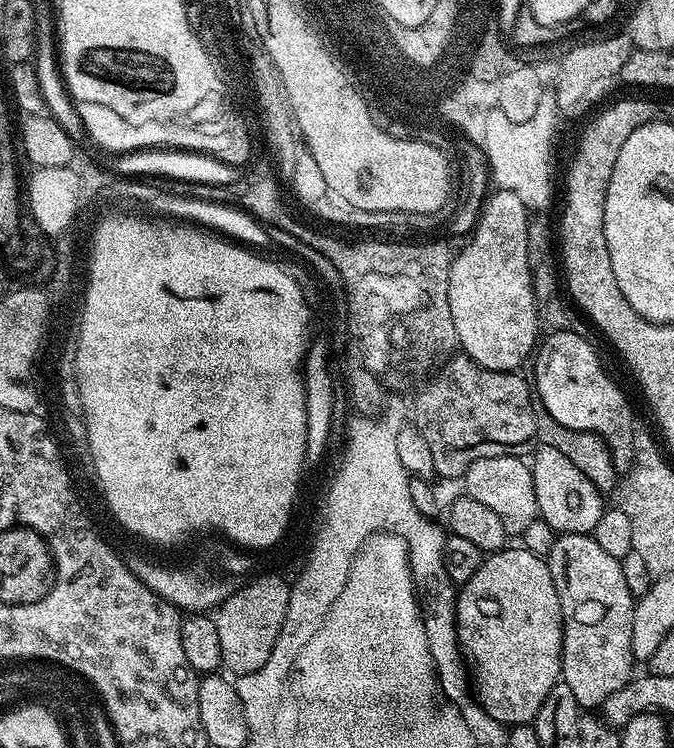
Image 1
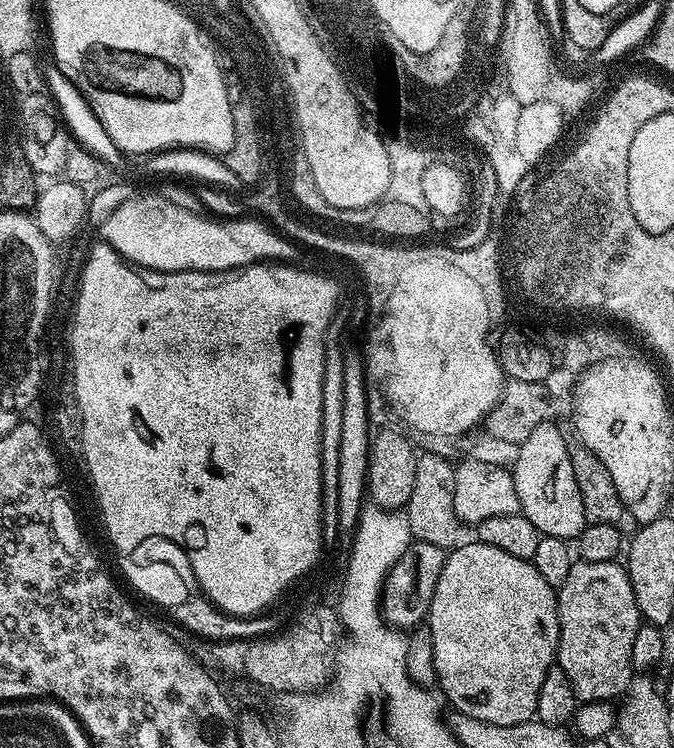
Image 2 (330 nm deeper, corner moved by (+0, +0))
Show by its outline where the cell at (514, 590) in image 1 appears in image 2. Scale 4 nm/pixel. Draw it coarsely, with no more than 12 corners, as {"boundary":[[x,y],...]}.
{"boundary":[[461,543],[426,623],[436,684],[494,726],[536,715],[557,589]]}

